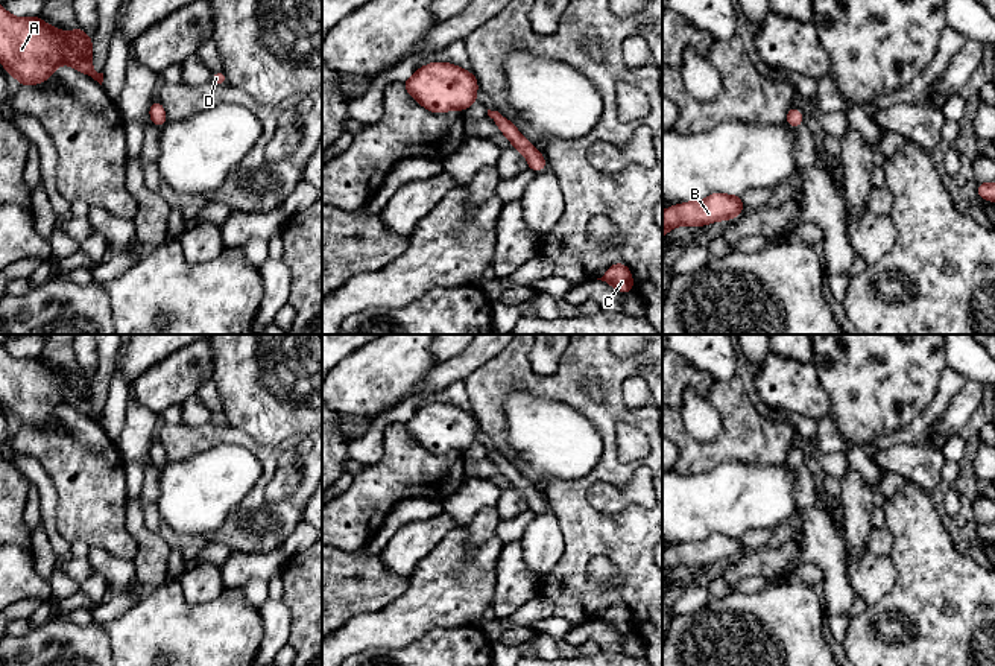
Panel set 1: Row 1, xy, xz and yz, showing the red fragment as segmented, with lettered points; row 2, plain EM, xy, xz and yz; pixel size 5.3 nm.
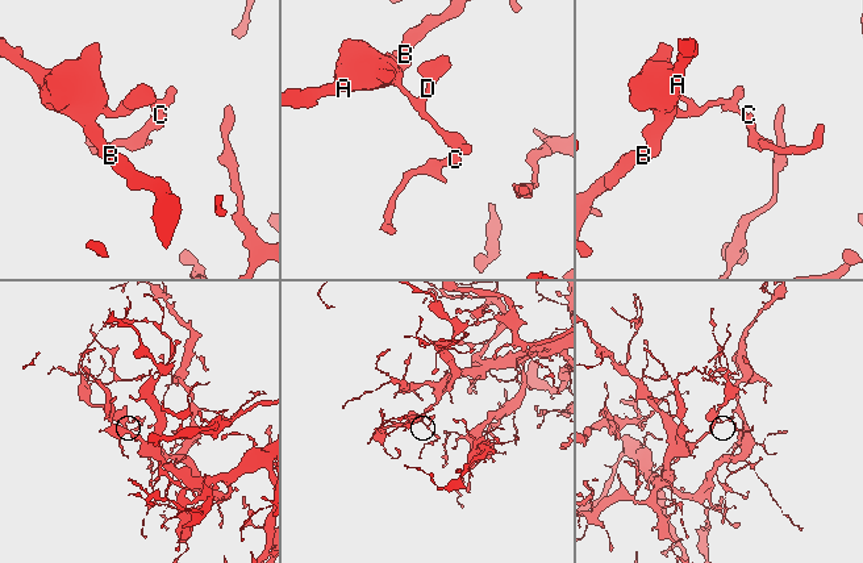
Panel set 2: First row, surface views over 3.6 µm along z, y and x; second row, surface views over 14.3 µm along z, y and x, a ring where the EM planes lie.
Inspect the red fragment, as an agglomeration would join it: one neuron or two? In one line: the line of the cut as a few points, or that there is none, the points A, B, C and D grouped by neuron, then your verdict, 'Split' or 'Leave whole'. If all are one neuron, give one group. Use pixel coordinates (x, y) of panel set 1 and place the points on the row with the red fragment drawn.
No split. Groups: A B C D. Leave whole

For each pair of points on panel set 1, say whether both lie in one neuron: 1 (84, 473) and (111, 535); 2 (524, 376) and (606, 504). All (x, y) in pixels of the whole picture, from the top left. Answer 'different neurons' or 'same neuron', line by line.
1: same neuron
2: different neurons

